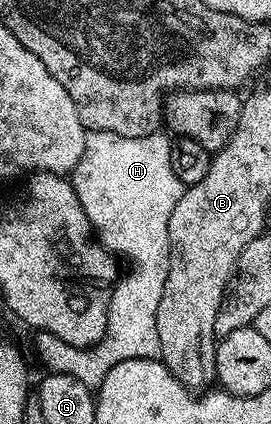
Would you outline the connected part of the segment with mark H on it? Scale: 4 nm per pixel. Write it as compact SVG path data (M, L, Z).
M88 132L85 151L73 170L75 194L99 244L108 253L128 257L135 264L135 270L128 277L127 274L120 276L115 282L109 303L107 334L98 345L78 349L52 333L34 334L44 370L73 375L92 391L98 390L107 372L117 363L158 358L161 351L157 339L157 306L161 304L161 295L165 295L165 279L169 279L169 219L185 188L173 171L173 141L165 133L122 137Z

